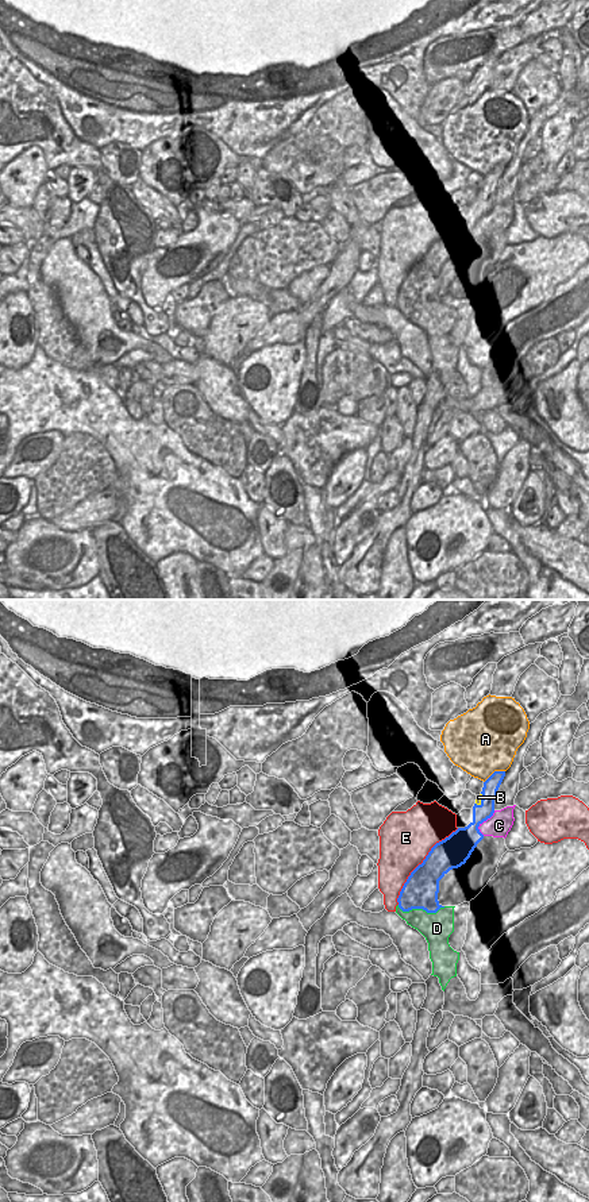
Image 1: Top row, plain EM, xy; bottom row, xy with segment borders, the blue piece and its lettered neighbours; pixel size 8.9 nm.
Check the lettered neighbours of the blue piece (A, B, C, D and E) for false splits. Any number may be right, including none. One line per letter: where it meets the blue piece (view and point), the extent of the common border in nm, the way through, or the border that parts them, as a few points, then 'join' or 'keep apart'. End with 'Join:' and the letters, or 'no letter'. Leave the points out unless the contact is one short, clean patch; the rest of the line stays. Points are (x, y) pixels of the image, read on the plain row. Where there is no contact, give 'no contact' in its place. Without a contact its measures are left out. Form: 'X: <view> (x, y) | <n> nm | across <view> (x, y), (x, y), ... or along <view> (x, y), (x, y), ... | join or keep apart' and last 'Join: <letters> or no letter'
A: xy (493, 168) | 220 nm | keep apart
B: xy (481, 195) | 130 nm | along xy (481, 188), (481, 196), (477, 200) | keep apart
C: xy (482, 216) | 260 nm | keep apart
D: xy (422, 303) | 440 nm | keep apart
E: xy (422, 258) | 850 nm | keep apart
Join: no letter

